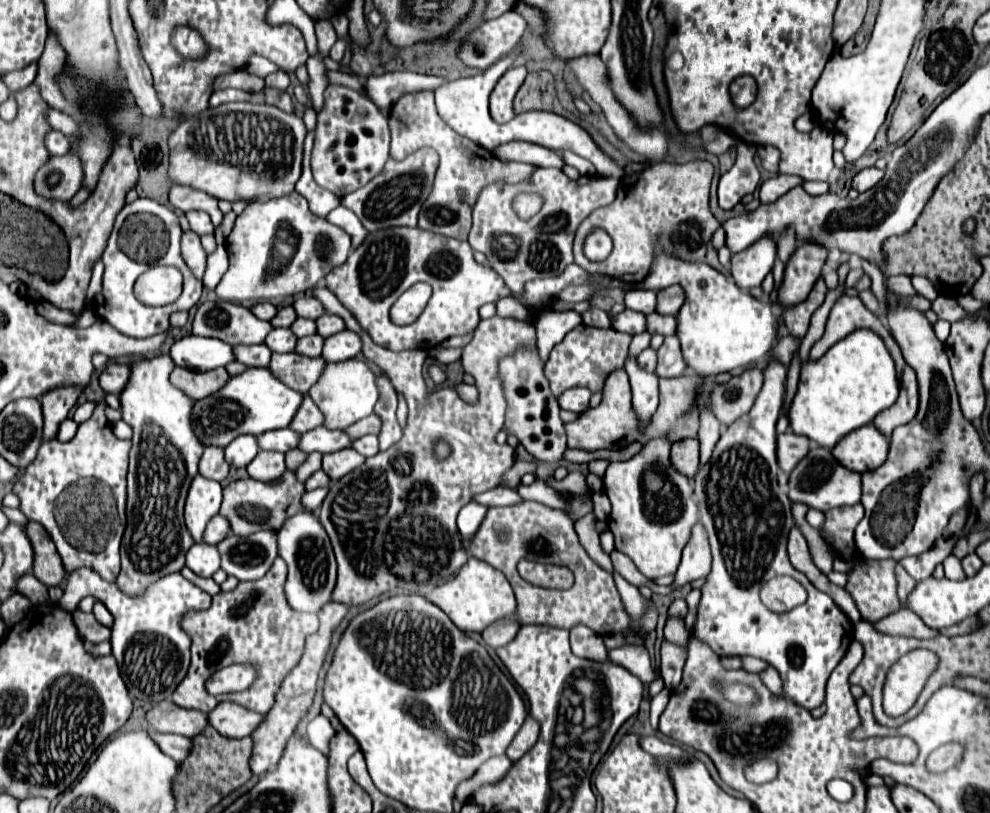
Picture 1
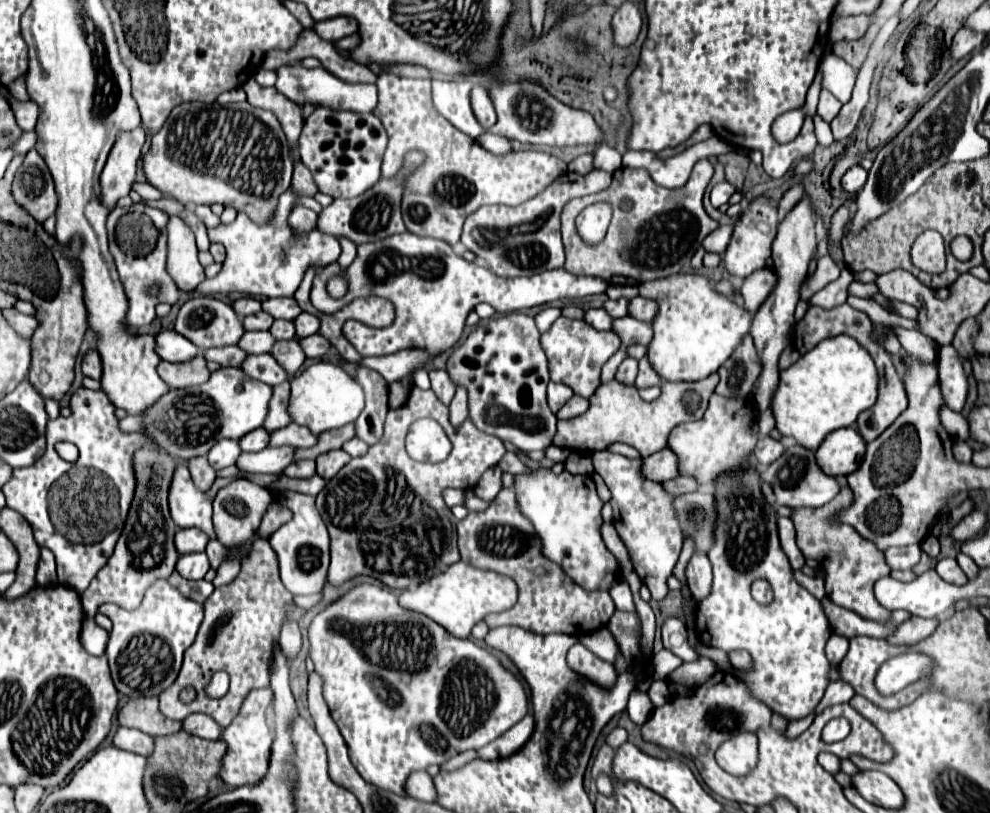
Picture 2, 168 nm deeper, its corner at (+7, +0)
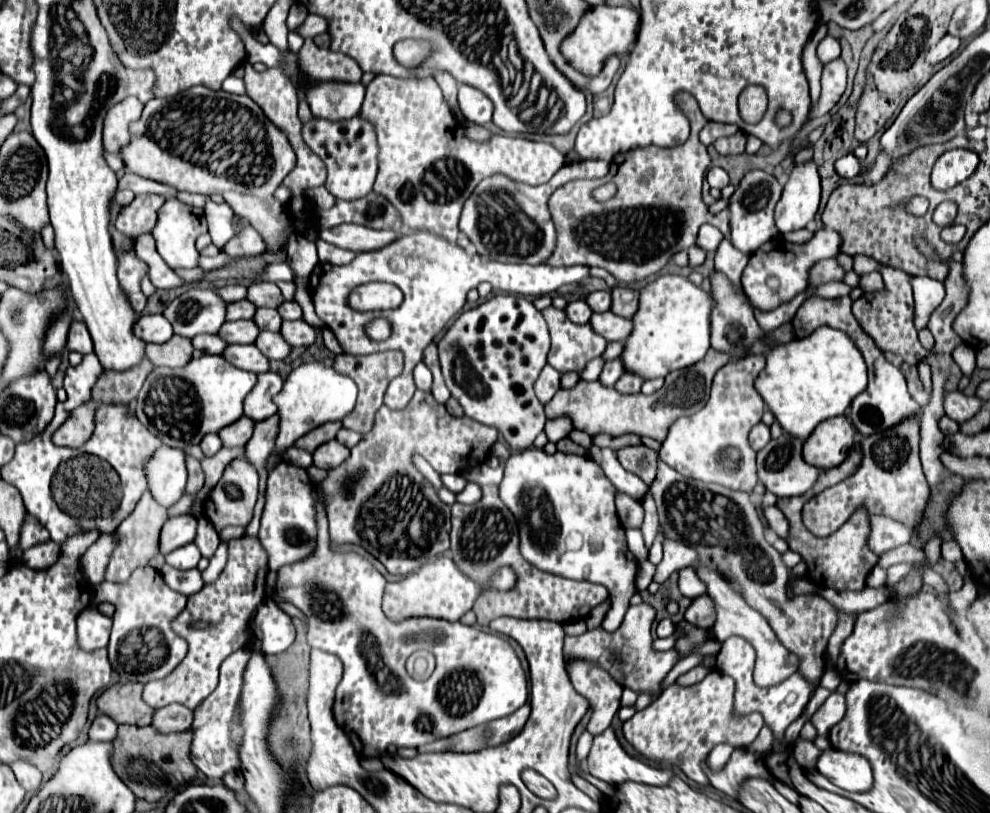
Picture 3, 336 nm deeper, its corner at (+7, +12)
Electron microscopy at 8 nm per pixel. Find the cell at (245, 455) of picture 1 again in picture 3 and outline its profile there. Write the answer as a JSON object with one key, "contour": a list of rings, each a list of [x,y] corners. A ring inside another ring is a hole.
{"contour":[[[210,433],[210,435],[206,435],[202,439],[200,447],[202,447],[202,451],[204,451],[206,457],[212,457],[212,455],[216,455],[222,449],[222,439],[220,439],[218,433]]]}

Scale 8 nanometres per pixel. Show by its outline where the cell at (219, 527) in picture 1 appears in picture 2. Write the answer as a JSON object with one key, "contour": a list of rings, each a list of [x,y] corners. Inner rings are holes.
{"contour":[[[196,527],[194,529],[180,529],[178,535],[174,537],[174,545],[178,547],[178,555],[204,551],[206,543],[208,543],[208,535]]]}

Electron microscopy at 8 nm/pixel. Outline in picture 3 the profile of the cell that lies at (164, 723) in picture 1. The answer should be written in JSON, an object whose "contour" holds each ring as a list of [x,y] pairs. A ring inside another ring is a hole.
{"contour":[[[116,683],[100,695],[98,709],[118,723],[152,725],[156,709],[142,699],[142,689],[142,683]]]}

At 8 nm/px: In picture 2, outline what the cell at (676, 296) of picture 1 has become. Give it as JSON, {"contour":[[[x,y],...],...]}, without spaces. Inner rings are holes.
{"contour":[[[644,297],[630,299],[630,317],[638,319],[638,321],[650,323],[654,319],[656,309],[658,309],[658,305],[654,301],[650,301],[650,299],[644,299]]]}

